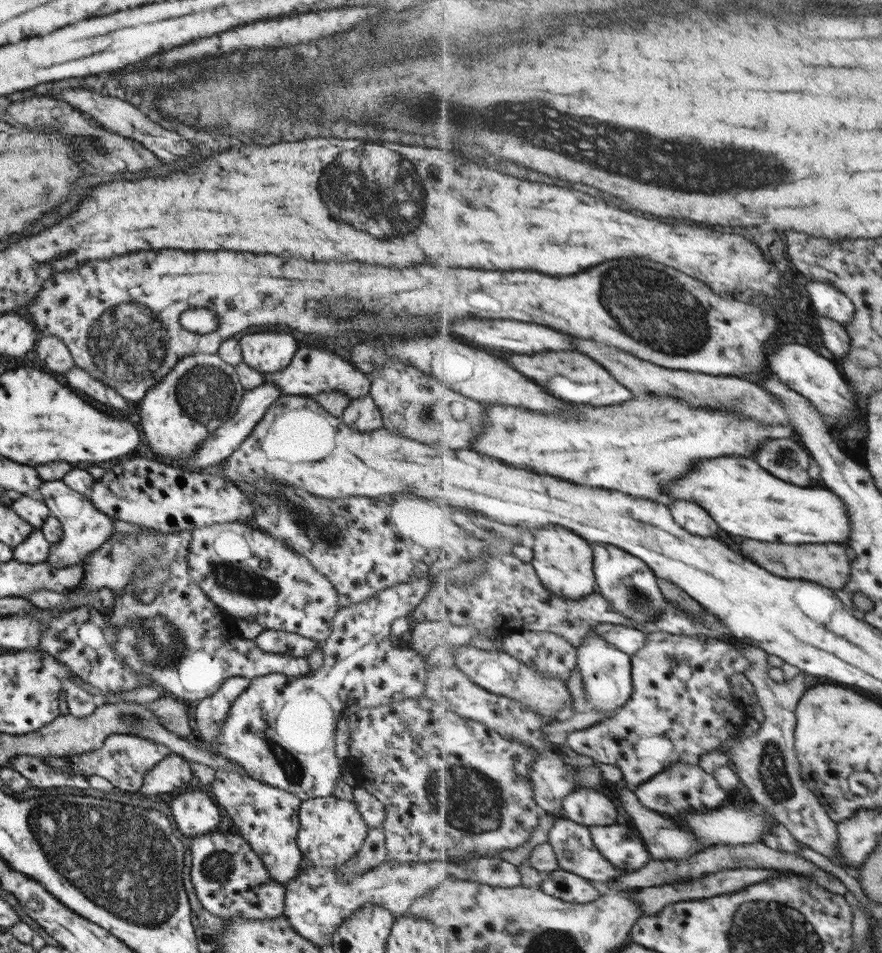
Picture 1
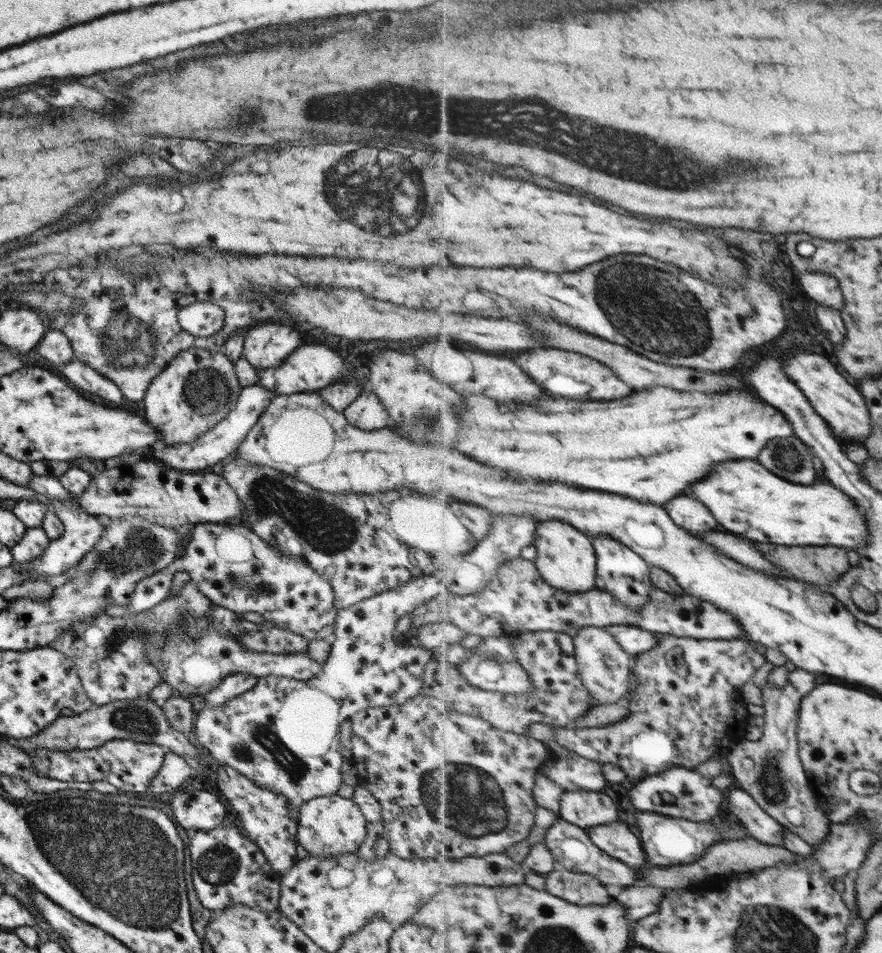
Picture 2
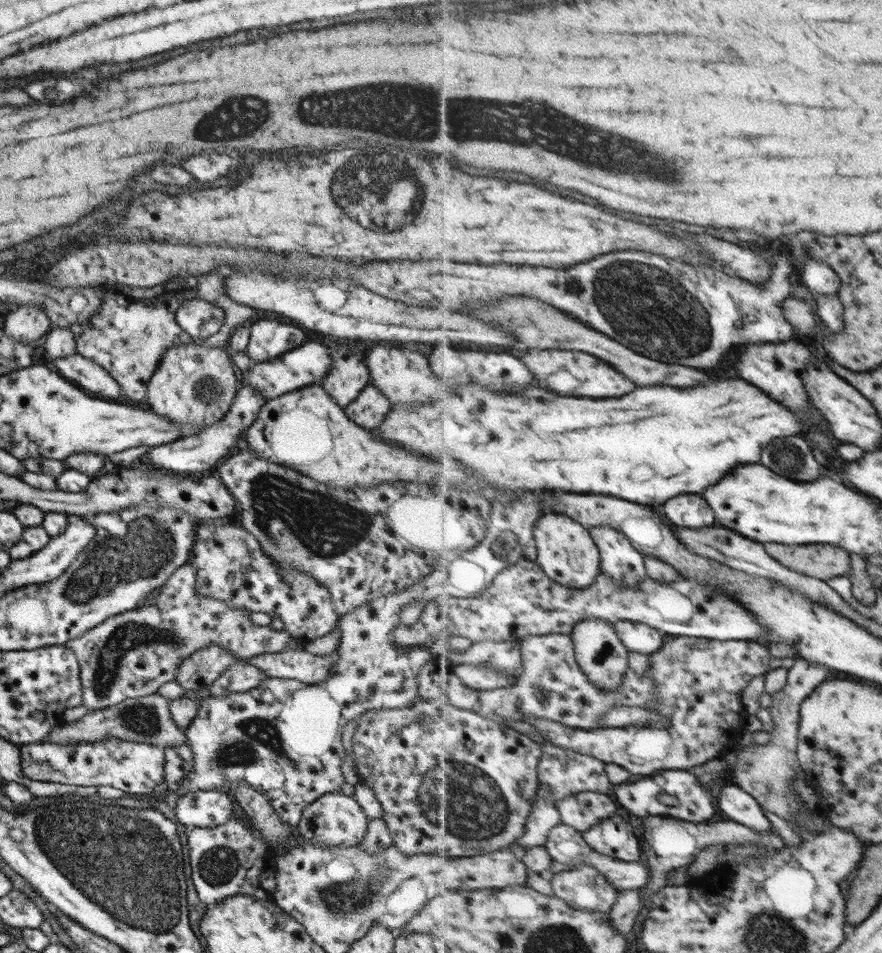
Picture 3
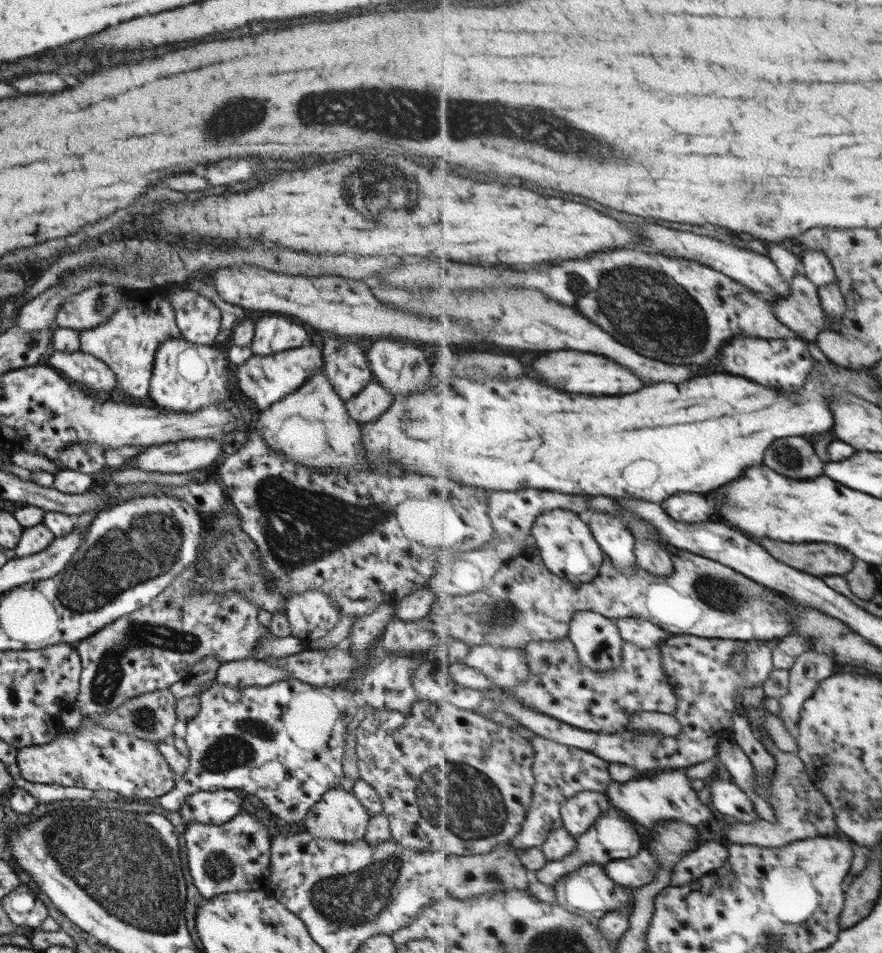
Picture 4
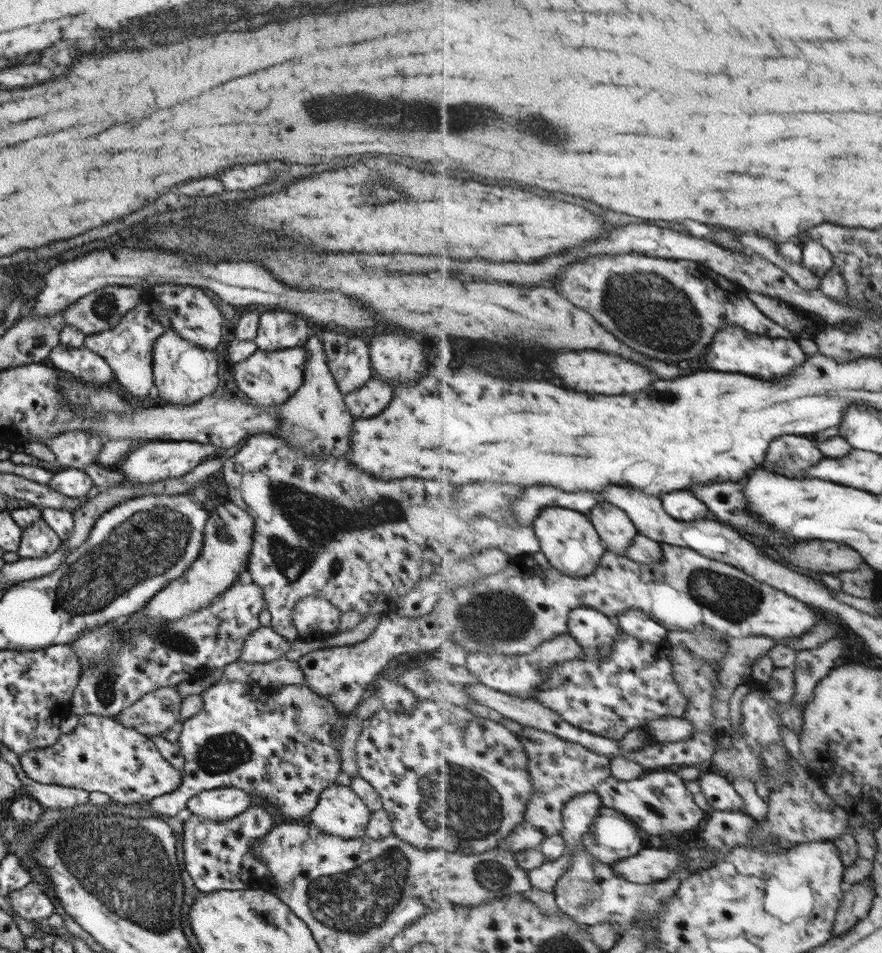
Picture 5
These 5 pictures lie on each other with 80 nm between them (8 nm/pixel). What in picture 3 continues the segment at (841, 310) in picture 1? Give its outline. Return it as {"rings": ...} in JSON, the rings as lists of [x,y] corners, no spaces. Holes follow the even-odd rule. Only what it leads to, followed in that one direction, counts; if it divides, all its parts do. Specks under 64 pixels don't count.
{"rings":[[[810,260],[803,268],[801,281],[815,294],[838,294],[841,277],[826,262]]]}

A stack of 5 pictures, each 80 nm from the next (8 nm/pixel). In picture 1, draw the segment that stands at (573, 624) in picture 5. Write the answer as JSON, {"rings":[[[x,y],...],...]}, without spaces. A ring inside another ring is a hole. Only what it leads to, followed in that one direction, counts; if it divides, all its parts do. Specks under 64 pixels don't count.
{"rings":[[[588,633],[578,647],[578,667],[582,675],[586,700],[601,712],[616,712],[631,700],[634,693],[632,656],[605,640],[599,634]]]}

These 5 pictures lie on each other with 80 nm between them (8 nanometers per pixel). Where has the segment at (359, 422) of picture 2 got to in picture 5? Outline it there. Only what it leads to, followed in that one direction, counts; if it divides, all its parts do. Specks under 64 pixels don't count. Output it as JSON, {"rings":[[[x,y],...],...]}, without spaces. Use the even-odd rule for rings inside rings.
{"rings":[[[370,379],[359,389],[343,395],[346,410],[352,418],[369,418],[379,414],[391,400],[391,386]]]}

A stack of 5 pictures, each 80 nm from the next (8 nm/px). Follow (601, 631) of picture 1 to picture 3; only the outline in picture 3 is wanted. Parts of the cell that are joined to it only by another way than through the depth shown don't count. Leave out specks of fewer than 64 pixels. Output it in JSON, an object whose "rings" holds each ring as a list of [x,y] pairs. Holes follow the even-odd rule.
{"rings":[[[623,620],[616,622],[614,627],[630,652],[654,653],[665,641],[665,633],[642,622]]]}

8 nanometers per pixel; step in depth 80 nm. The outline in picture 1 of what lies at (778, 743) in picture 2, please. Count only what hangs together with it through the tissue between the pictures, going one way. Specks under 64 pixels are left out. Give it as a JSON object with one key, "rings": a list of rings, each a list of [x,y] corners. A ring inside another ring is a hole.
{"rings":[[[731,635],[725,636],[723,640],[735,643],[740,652],[753,663],[745,672],[745,676],[754,684],[759,704],[765,714],[765,720],[757,733],[750,737],[742,737],[733,744],[729,762],[732,762],[733,768],[753,800],[766,806],[776,820],[785,825],[799,842],[827,856],[827,859],[837,864],[841,863],[838,822],[827,814],[815,793],[806,785],[795,748],[798,721],[796,710],[802,695],[809,690],[807,678],[812,677],[801,673],[789,682],[774,682],[767,672],[768,652],[758,646],[743,643]]]}

